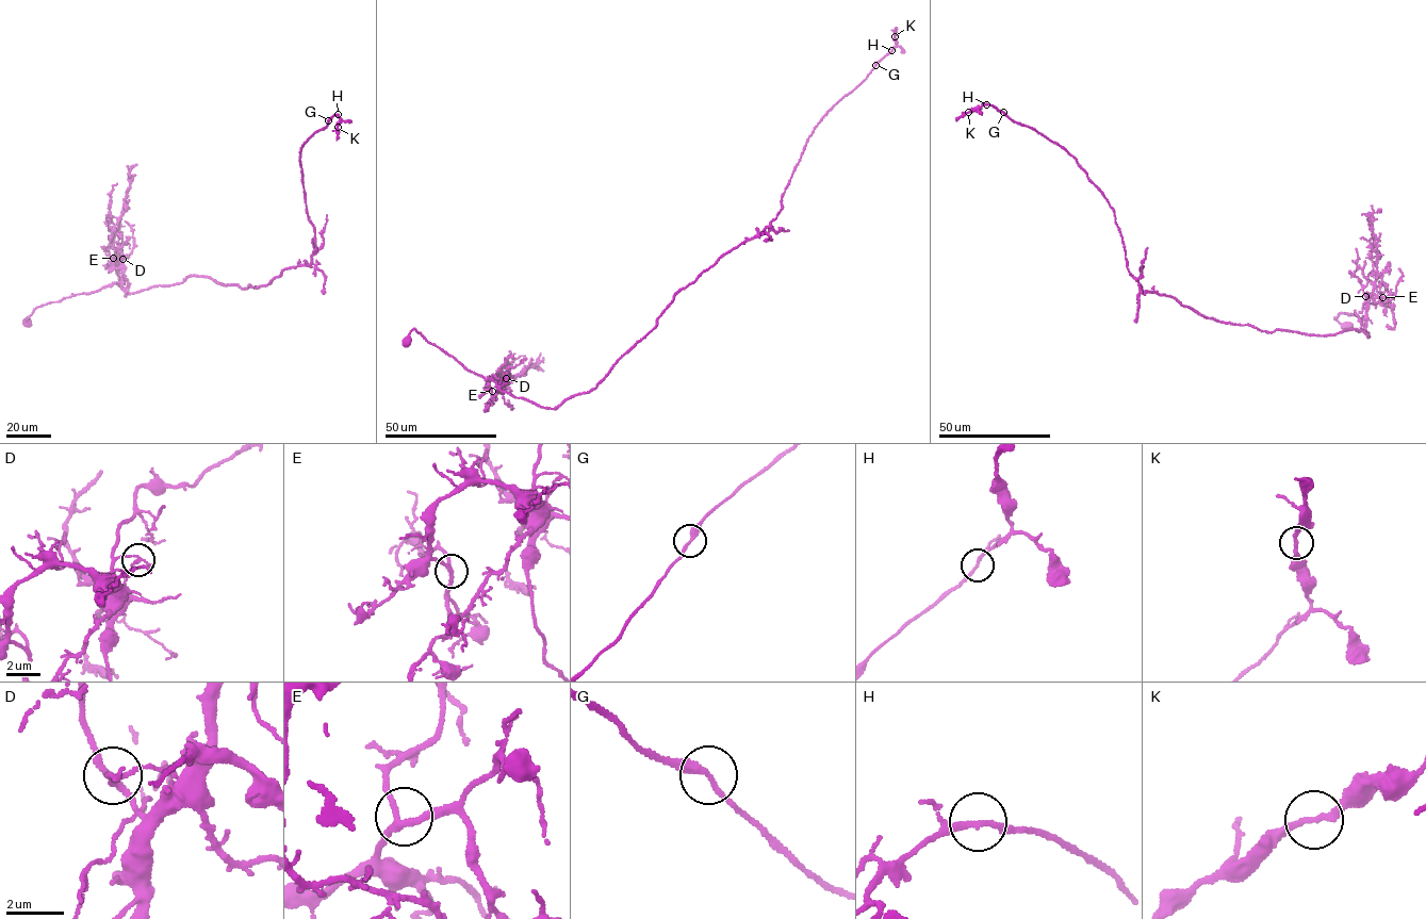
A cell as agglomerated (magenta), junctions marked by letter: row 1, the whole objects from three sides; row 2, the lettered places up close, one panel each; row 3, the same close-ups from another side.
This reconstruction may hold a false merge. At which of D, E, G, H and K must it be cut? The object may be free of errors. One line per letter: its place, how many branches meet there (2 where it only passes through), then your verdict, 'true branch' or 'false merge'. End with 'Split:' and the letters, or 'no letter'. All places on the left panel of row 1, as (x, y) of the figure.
D: at (123, 259); 2 branches meet; false merge
E: at (113, 258); 3 branches meet; true branch
G: at (328, 120); 2 branches meet; true branch
H: at (338, 114); 2 branches meet; true branch
K: at (338, 127); 2 branches meet; true branch
Split: D

